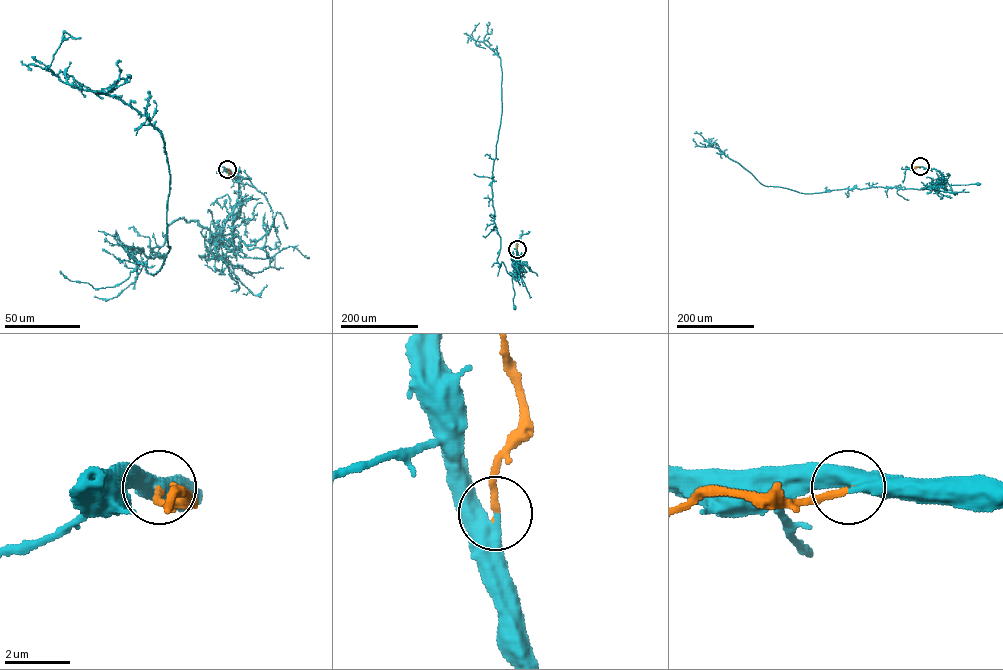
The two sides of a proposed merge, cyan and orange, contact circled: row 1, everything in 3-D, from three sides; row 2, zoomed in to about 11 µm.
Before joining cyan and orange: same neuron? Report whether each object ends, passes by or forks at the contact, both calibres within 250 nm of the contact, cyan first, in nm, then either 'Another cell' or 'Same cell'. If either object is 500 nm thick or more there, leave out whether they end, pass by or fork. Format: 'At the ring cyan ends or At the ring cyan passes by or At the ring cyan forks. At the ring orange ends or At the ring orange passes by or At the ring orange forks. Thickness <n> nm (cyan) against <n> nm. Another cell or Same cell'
At the ring cyan passes by. At the ring orange ends. Thickness 440 nm (cyan) against 200 nm. Same cell

